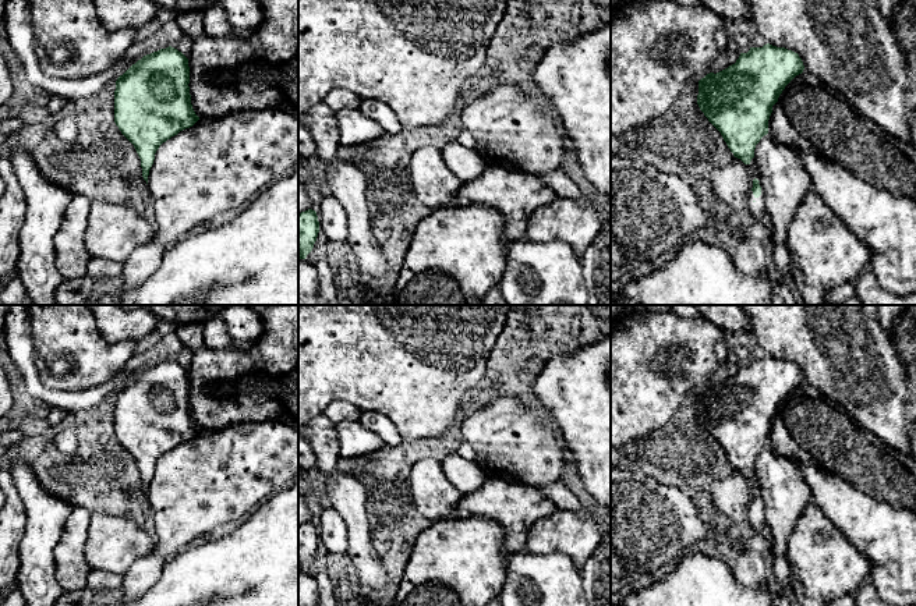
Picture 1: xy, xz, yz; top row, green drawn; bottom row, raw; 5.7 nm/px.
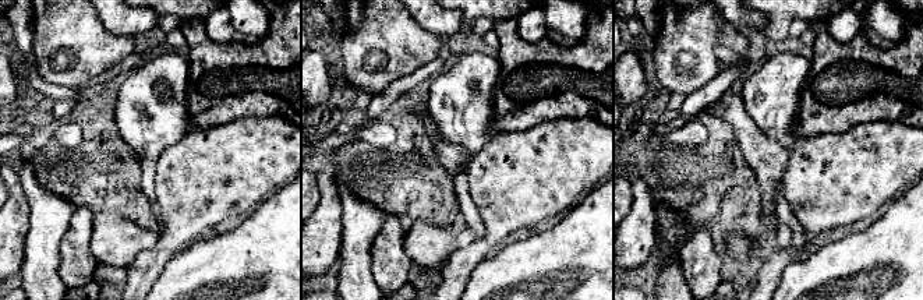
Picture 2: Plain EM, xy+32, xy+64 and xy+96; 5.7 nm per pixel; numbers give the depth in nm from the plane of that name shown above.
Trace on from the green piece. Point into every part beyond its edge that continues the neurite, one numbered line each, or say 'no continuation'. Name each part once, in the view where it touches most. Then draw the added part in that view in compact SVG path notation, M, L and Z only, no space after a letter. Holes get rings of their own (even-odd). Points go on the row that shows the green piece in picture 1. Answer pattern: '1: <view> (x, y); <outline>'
1: yz (757, 208); M761 189L761 195L758 198L756 198L753 195L753 191L750 191L750 196L749 196L749 201L747 201L747 208L750 209L756 222L765 216L765 205L764 205L763 189Z

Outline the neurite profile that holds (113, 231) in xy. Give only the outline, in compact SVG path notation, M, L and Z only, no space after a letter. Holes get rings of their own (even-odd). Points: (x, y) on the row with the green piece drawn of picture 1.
M93 201L89 205L85 248L92 258L125 263L139 247L155 240L156 230L127 205Z

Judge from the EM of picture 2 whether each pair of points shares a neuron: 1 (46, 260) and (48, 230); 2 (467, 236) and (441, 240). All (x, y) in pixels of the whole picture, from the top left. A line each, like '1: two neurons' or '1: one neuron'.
1: one neuron
2: one neuron

